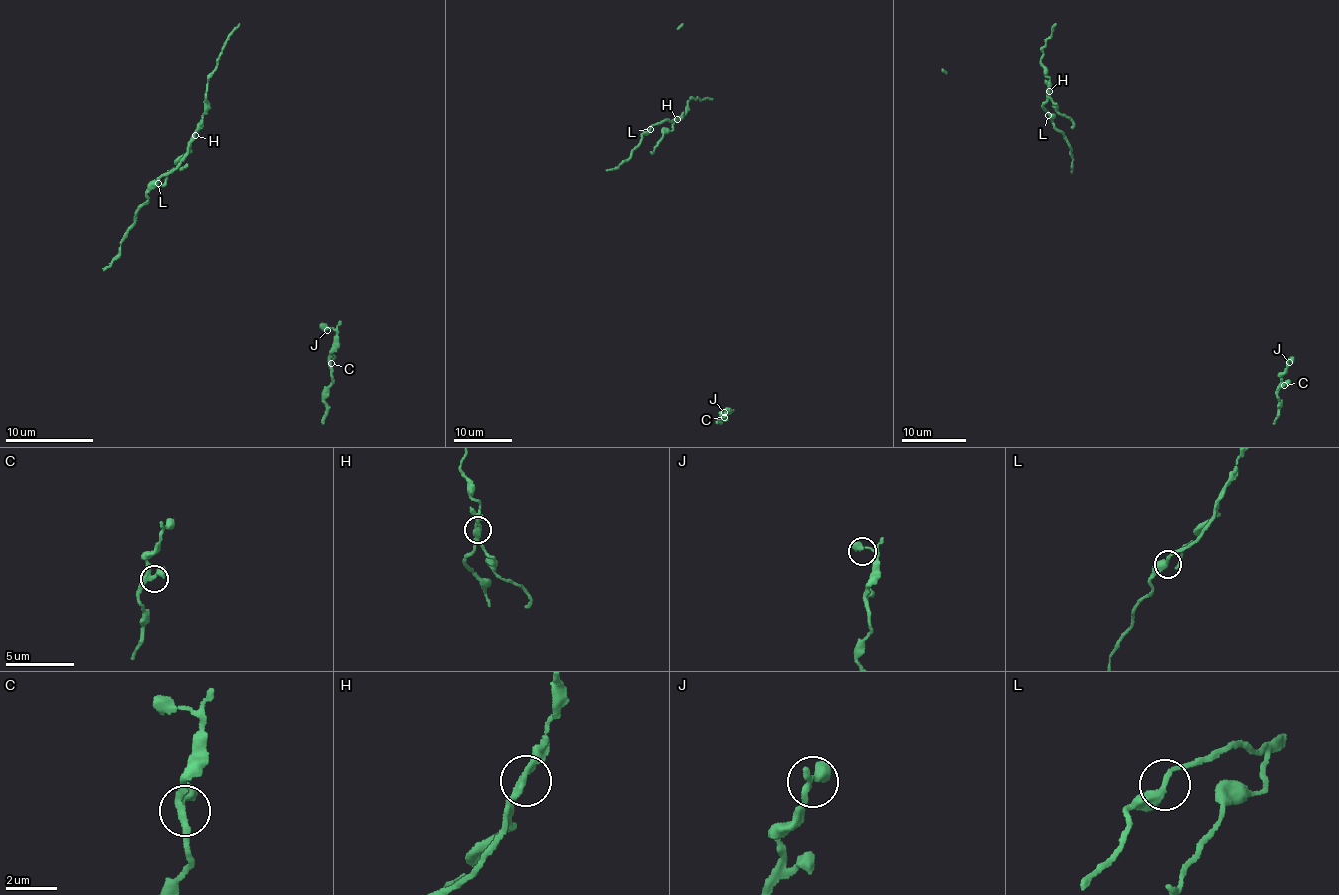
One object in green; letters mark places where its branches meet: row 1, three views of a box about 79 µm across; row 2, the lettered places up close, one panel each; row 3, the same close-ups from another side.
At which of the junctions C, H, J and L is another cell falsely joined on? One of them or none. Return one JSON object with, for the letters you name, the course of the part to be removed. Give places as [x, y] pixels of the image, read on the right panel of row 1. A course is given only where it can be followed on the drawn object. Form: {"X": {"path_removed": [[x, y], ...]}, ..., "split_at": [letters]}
{"H": {"path_removed": [[1049, 91], [1049, 78], [1040, 58], [1056, 24]]}, "split_at": ["H"]}

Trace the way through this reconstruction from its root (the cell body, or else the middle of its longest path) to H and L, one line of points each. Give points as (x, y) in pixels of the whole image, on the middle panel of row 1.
H: (612, 170), (629, 158), (642, 133), (656, 123), (677, 119)
L: (612, 170), (629, 158), (642, 134), (650, 129)

